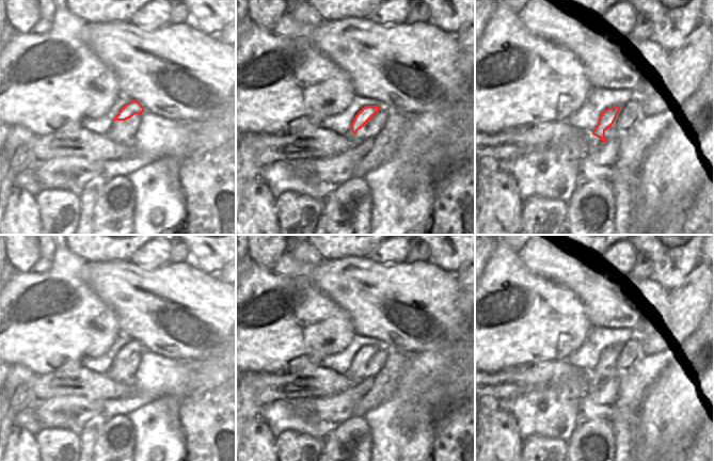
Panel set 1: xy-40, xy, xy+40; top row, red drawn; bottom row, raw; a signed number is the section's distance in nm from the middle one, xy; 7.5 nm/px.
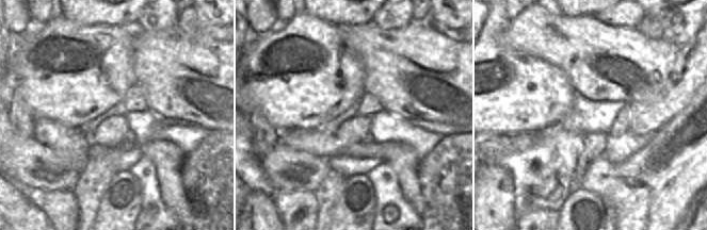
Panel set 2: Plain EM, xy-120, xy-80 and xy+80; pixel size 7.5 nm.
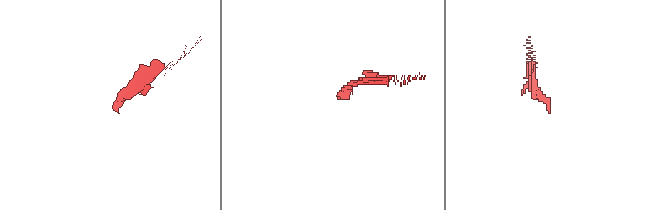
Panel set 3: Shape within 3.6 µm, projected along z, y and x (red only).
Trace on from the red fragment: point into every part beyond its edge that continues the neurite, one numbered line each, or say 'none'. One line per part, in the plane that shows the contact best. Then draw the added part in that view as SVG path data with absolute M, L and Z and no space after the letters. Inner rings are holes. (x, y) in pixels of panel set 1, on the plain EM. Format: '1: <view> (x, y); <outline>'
1: xy+40 (593, 381); M589 371L589 373L588 373L588 392L591 392L592 390L594 390L599 385L601 385L602 382L603 382L603 380L600 377L593 375L592 371Z

